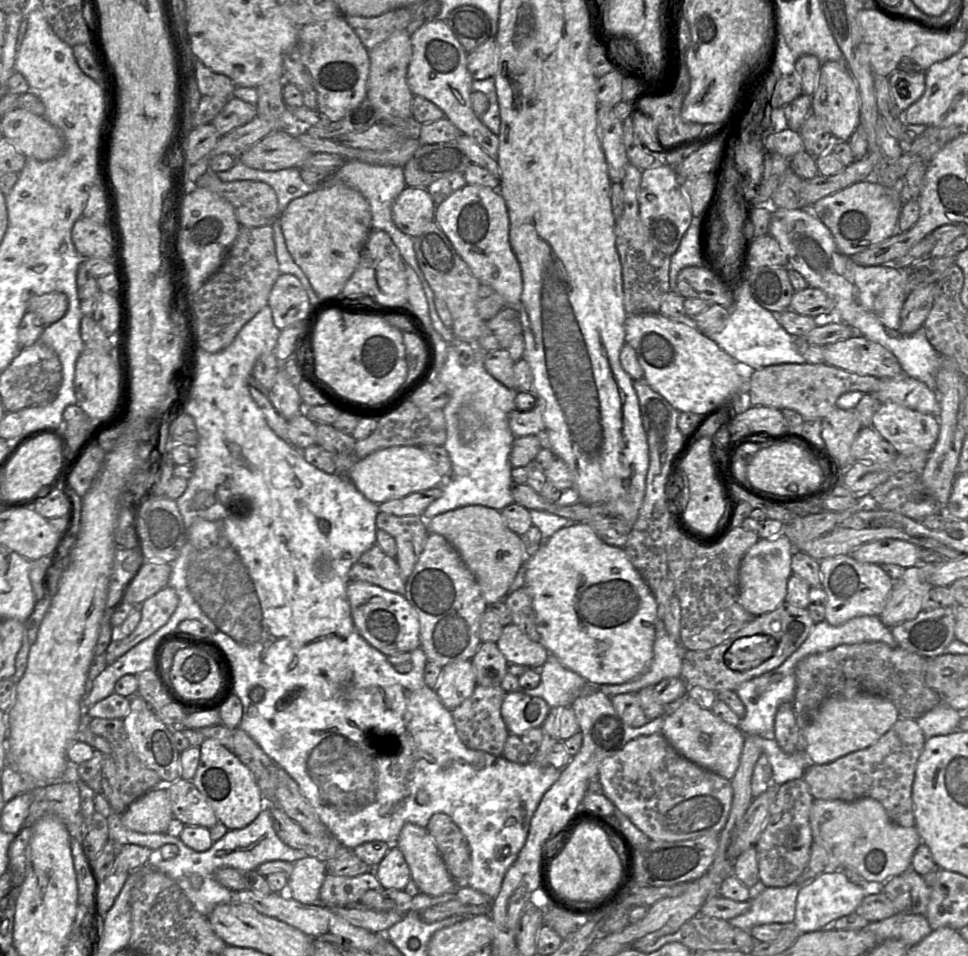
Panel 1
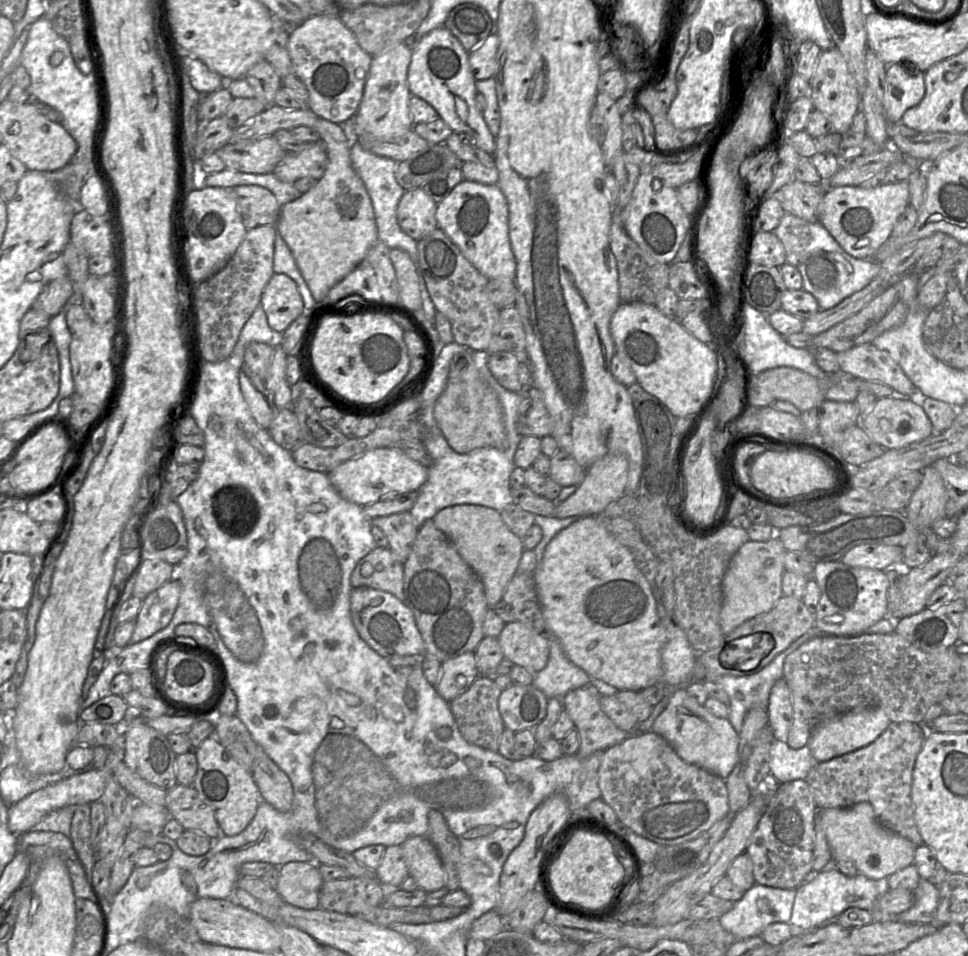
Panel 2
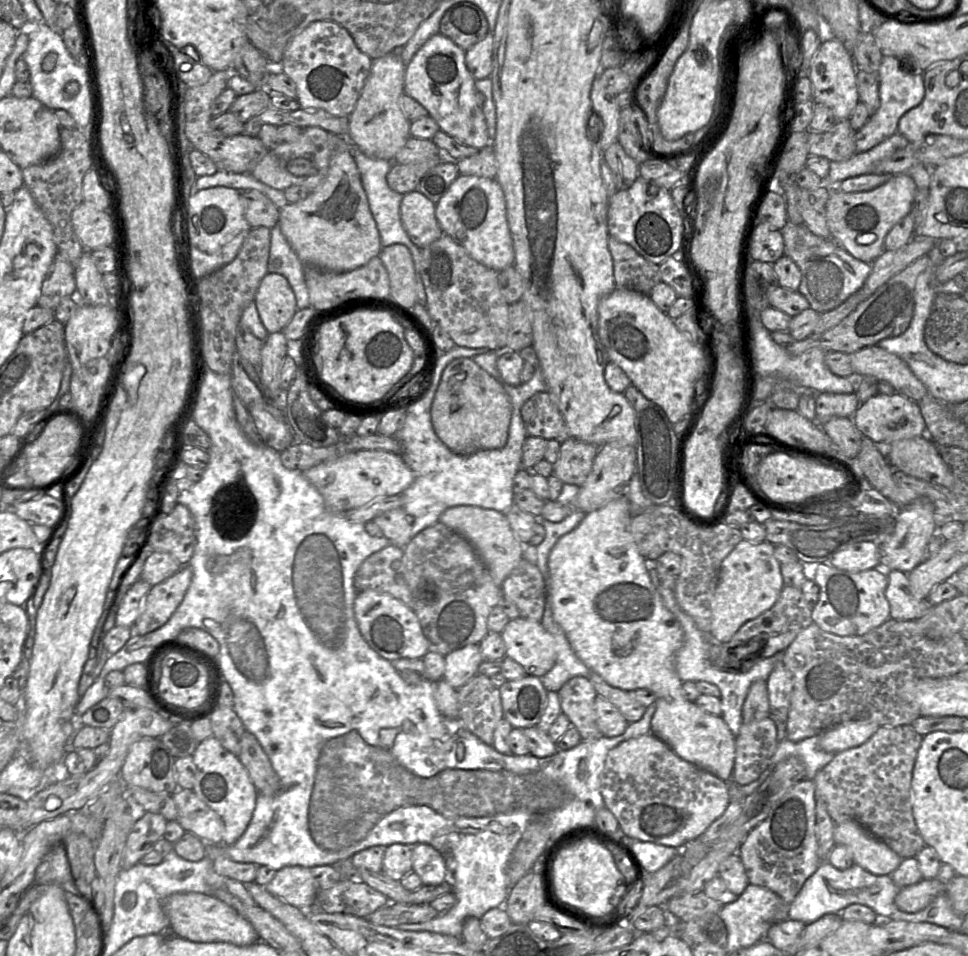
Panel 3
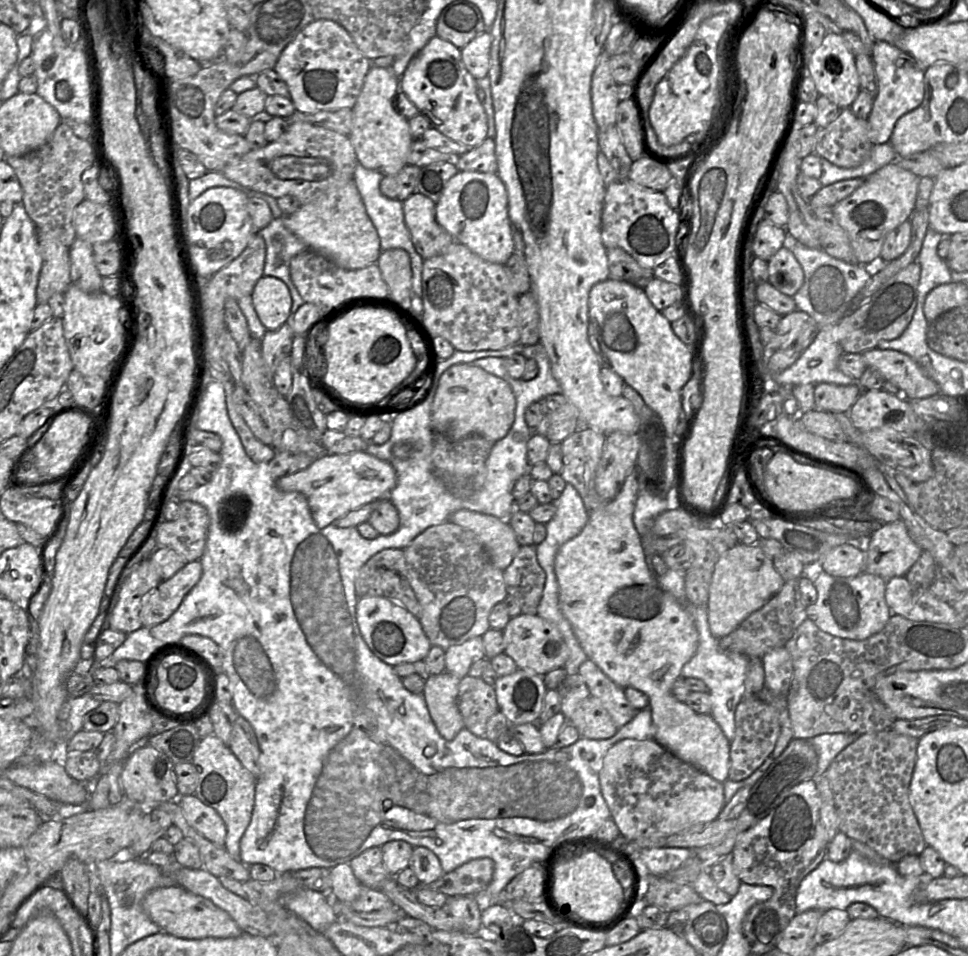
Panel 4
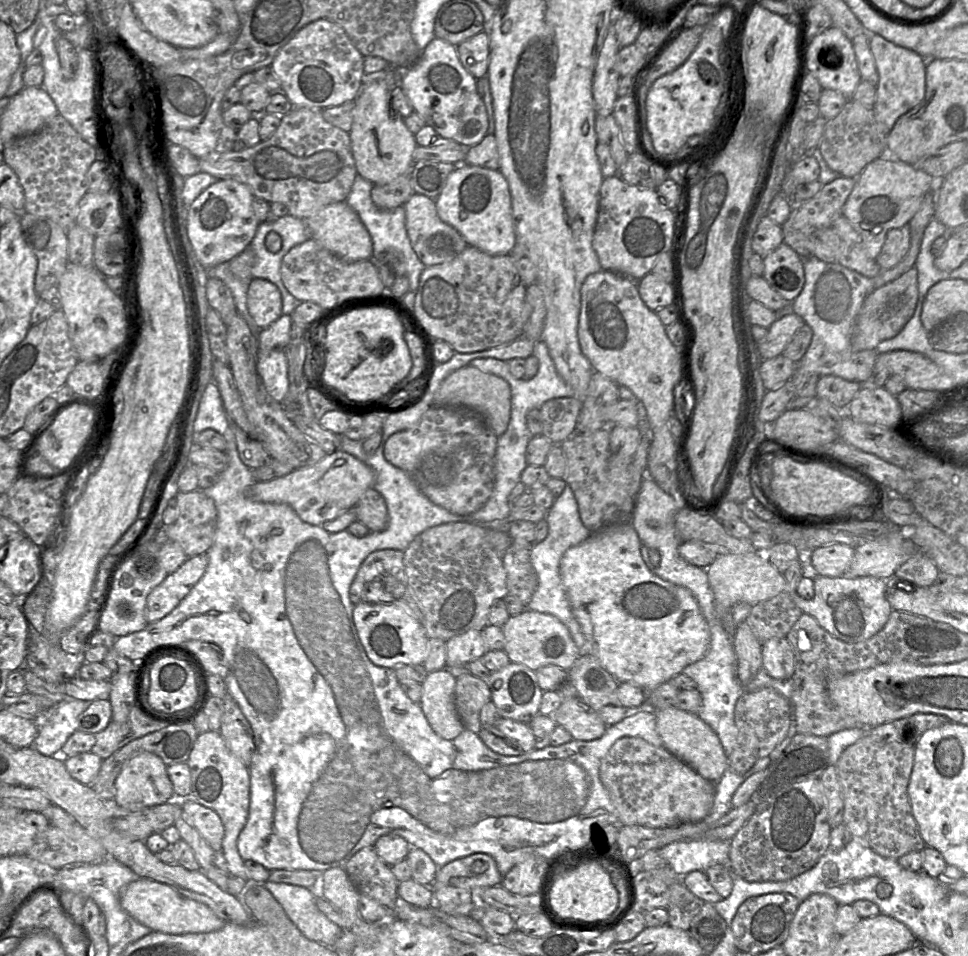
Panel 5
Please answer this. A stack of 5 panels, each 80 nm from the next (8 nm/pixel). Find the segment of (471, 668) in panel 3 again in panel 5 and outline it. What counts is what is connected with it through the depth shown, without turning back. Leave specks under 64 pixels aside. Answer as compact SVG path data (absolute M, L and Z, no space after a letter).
M472 629L446 641L447 666L467 665L486 652L483 631Z

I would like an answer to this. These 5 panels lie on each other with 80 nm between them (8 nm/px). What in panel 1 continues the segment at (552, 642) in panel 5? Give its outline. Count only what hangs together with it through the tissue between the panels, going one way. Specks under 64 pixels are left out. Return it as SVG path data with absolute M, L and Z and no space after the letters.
M513 623L503 627L502 634L496 644L509 664L540 669L550 656L541 642L530 640Z

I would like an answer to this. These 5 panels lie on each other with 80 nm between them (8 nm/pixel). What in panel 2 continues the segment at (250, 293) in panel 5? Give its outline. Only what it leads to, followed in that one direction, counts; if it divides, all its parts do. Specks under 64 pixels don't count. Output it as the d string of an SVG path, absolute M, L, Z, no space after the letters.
M274 273L263 289L260 306L265 311L270 328L281 335L304 312L303 300L294 280L286 274Z

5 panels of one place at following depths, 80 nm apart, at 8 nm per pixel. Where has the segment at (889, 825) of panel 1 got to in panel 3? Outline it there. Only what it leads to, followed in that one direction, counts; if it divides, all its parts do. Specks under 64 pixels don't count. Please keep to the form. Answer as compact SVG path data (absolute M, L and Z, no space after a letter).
M854 820L835 824L833 836L835 844L849 848L855 864L874 875L891 875L903 860Z

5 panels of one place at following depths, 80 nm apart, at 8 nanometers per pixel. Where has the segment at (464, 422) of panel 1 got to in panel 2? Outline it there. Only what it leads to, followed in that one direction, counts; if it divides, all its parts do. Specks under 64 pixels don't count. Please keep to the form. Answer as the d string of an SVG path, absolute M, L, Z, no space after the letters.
M487 350L472 352L472 357L477 369L496 392L504 408L505 429L509 446L506 450L483 447L467 454L456 453L447 443L434 419L434 404L431 404L429 401L430 394L433 394L433 390L423 390L420 396L420 421L426 428L423 445L432 459L432 464L427 468L427 480L418 490L417 500L409 512L419 526L431 521L439 511L454 505L476 504L502 512L505 508L514 503L511 493L510 476L516 467L514 456L519 442L523 437L517 431L516 425L518 417L520 416L519 405L523 397L528 395L528 389L523 389L522 393L515 393L504 388L496 380L488 367L490 355Z

